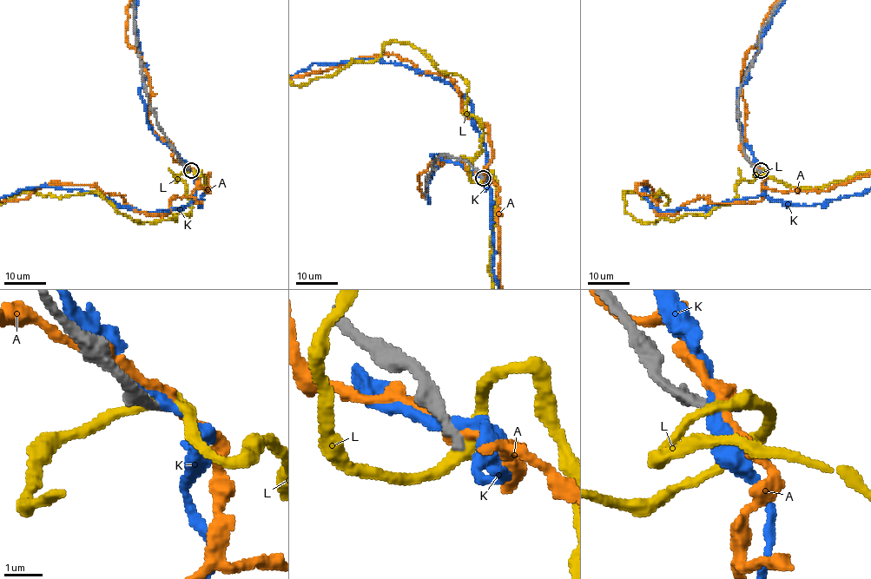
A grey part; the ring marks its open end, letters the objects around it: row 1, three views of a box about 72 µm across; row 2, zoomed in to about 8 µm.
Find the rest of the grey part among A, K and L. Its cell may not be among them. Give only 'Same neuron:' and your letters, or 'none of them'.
Same neuron: none of them

